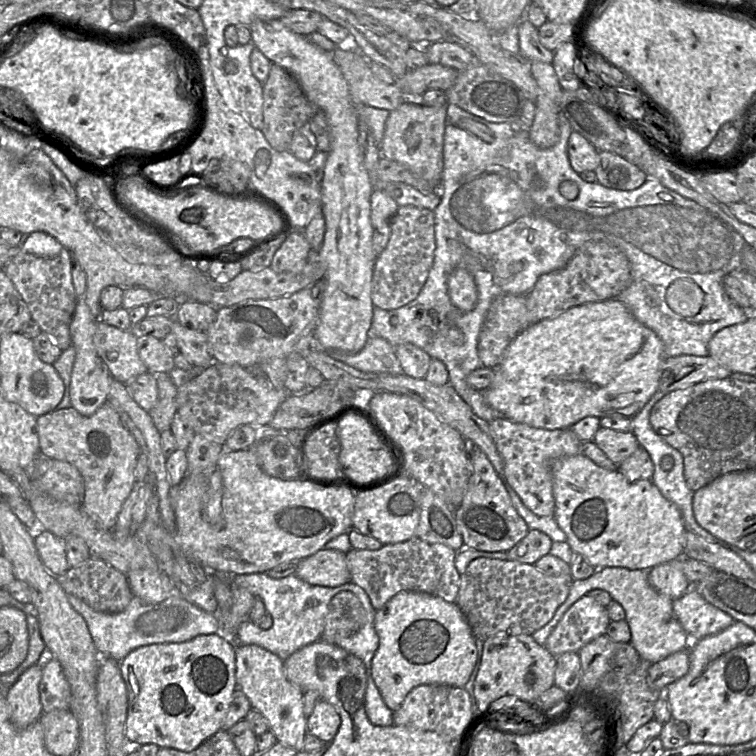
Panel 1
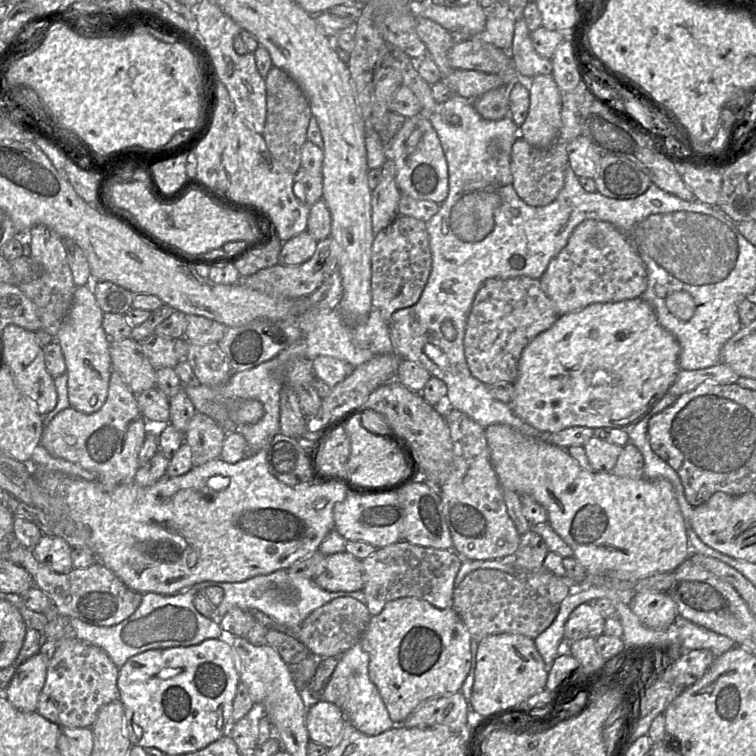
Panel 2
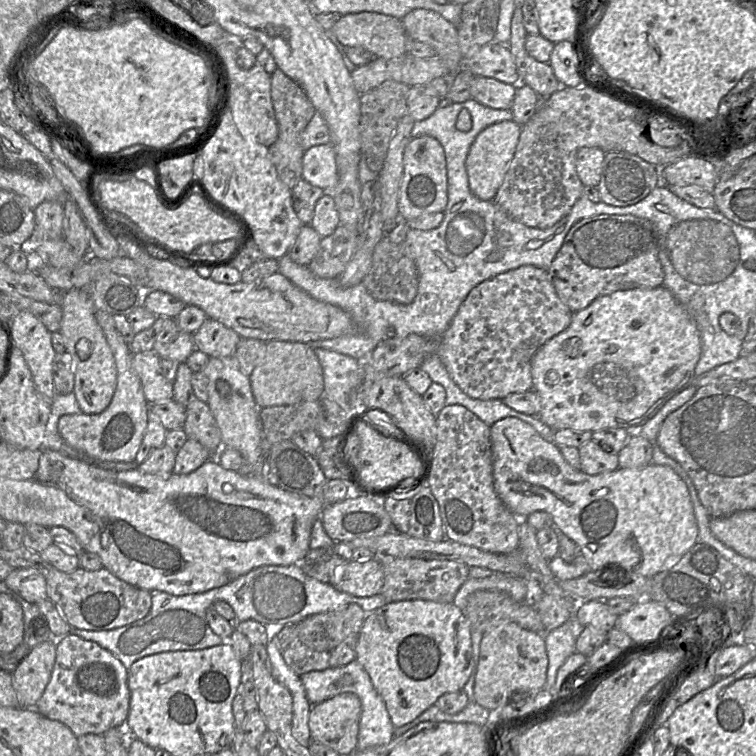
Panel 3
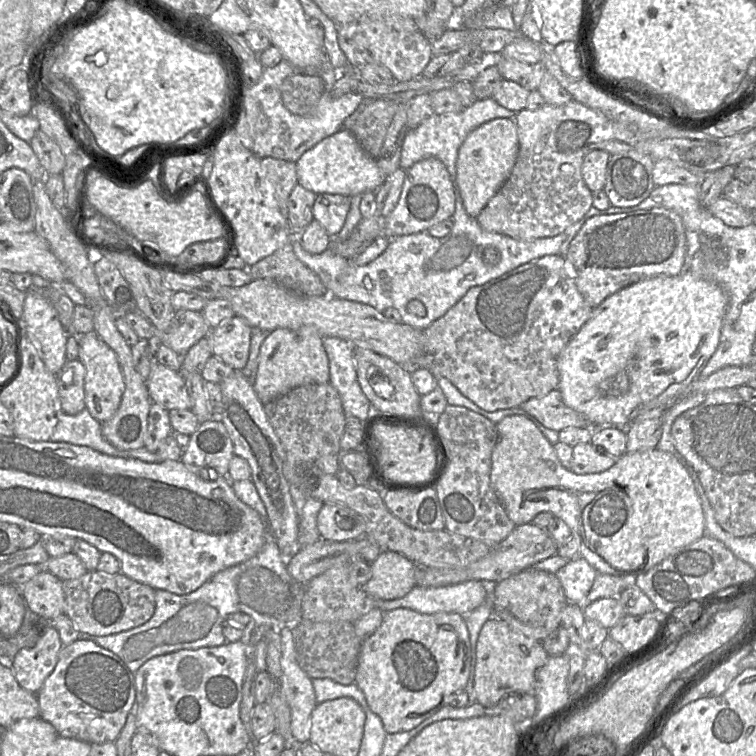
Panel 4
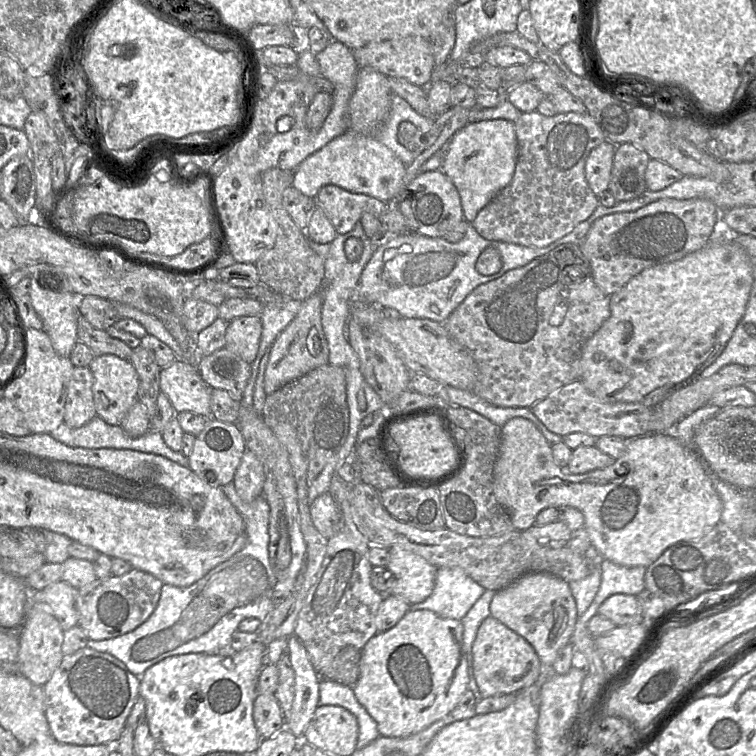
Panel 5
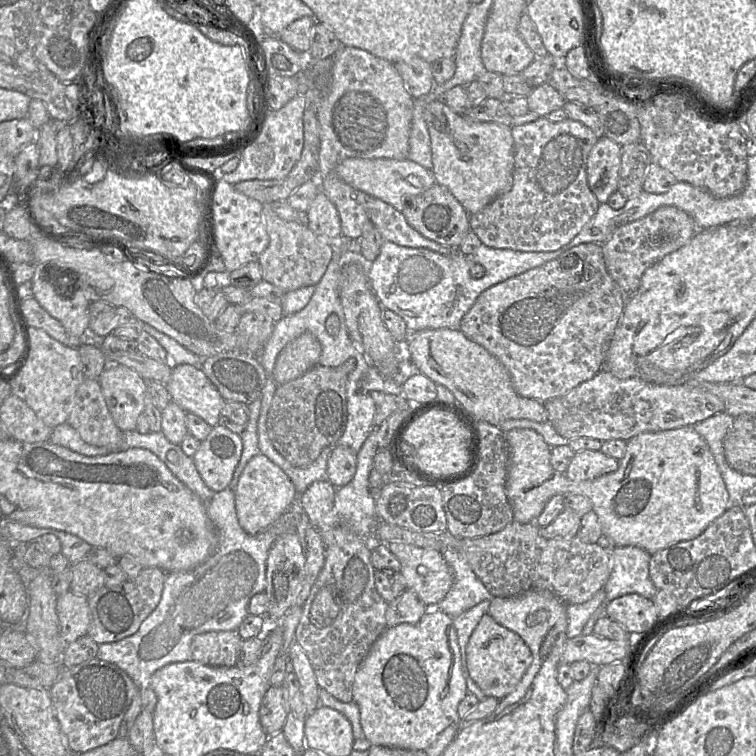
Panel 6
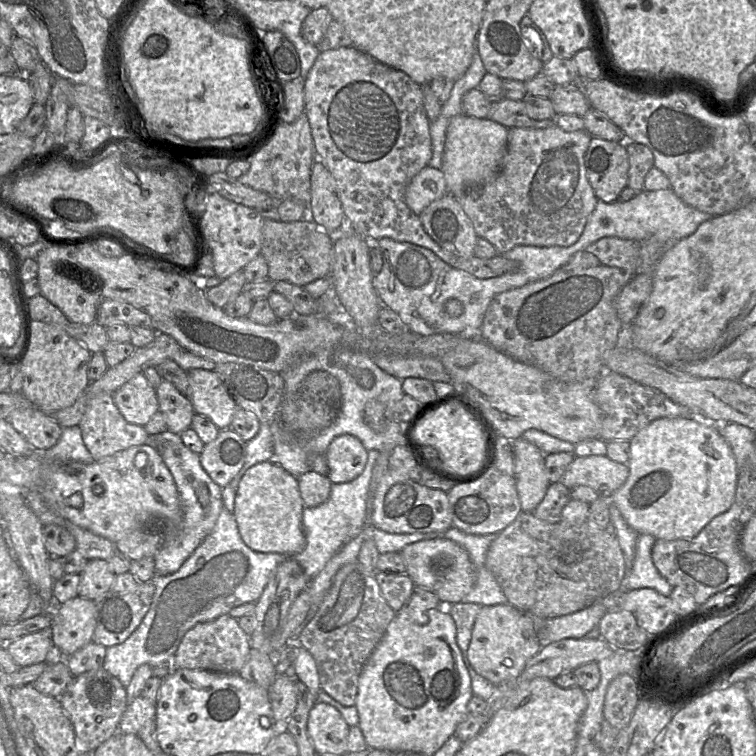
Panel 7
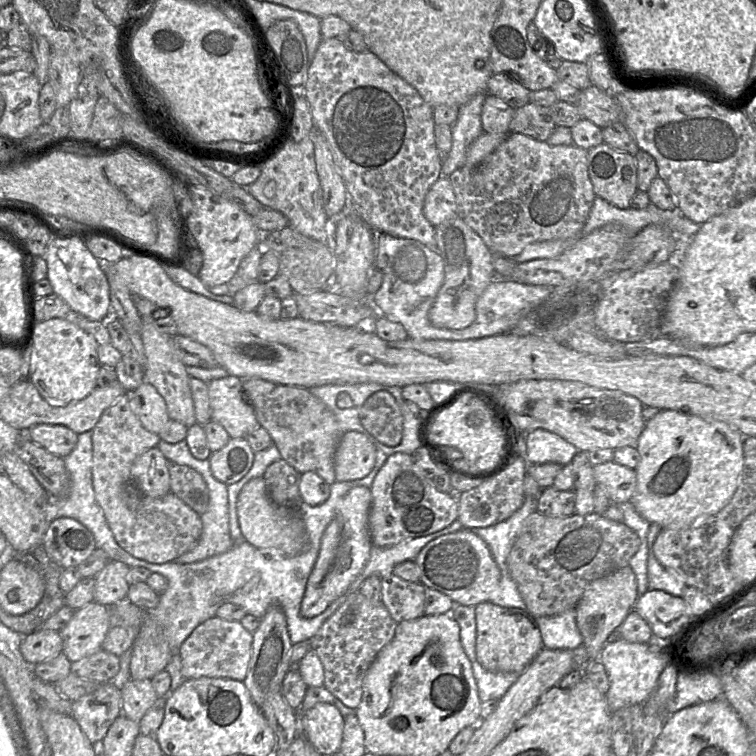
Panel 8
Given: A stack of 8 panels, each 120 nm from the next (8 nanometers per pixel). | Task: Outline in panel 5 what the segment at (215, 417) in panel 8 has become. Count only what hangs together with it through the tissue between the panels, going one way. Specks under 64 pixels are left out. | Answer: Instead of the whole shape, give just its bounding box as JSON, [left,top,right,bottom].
[160,359,211,418]

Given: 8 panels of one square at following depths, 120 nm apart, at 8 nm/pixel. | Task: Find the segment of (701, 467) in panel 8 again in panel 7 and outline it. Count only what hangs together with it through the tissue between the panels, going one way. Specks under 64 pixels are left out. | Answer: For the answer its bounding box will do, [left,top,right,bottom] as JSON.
[610,417,738,540]

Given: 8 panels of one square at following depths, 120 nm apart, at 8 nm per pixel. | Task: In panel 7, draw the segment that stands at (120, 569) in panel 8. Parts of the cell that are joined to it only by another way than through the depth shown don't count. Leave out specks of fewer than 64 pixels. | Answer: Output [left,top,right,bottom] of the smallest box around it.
[78,559,115,600]

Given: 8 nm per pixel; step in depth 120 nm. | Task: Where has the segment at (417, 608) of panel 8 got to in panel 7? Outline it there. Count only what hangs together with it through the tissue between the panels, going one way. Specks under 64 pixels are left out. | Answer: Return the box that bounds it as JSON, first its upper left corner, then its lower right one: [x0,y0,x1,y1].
[376,572,415,613]

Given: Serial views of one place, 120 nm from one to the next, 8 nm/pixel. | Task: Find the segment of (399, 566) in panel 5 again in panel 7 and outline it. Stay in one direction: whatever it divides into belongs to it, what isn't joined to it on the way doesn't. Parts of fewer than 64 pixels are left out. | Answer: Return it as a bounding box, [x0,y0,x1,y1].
[400,538,476,604]

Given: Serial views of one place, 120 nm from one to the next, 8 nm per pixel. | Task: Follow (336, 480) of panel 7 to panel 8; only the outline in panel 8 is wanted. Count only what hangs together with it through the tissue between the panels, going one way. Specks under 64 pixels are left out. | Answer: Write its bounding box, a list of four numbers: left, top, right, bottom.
[334,431,377,481]

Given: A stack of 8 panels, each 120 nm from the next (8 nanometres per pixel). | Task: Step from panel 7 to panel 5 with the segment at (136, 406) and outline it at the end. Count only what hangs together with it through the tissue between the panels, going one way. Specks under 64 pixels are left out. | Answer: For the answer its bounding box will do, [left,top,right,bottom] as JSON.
[89,355,138,426]

